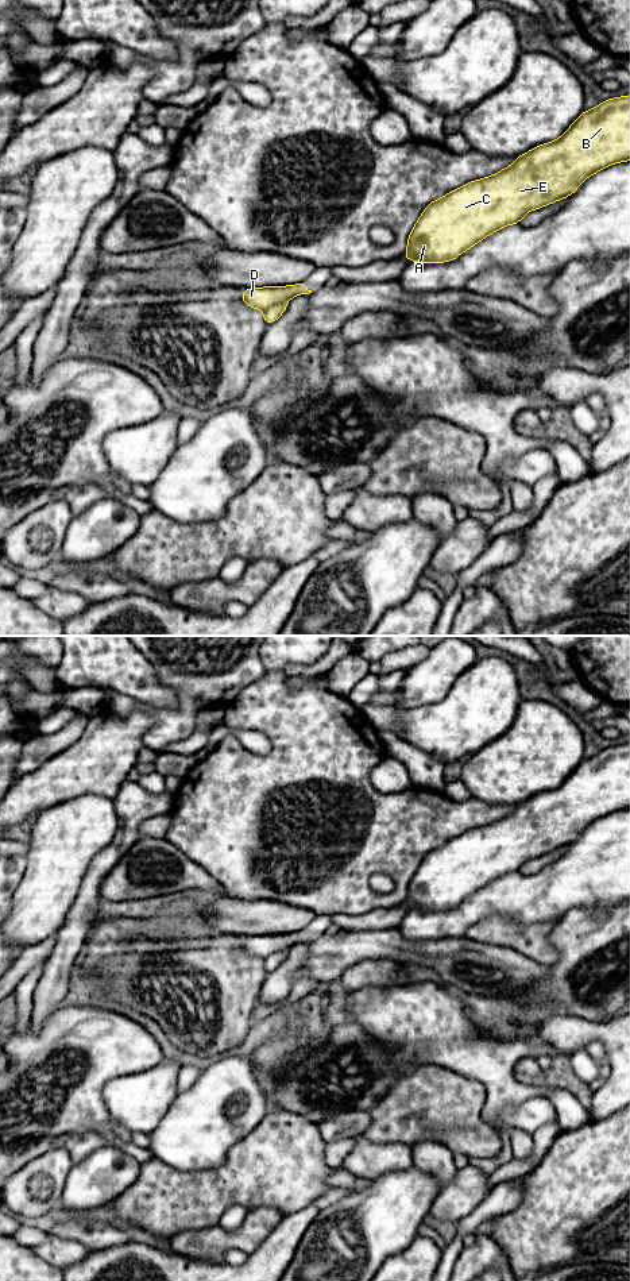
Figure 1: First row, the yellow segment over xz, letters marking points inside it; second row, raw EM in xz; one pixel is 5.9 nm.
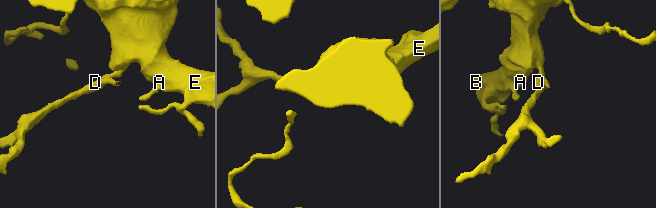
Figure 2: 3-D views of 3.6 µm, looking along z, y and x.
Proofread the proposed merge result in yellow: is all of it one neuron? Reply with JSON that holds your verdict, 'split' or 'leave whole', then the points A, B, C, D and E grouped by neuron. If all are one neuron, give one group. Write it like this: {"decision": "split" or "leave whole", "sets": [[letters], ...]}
{"decision": "split", "sets": [["A", "B", "C", "E"], ["D"]]}

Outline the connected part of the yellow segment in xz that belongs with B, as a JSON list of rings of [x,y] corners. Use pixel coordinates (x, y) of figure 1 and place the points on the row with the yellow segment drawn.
[[[630,96],[584,111],[557,140],[428,204],[402,255],[409,262],[453,261],[495,231],[519,224],[530,211],[573,194],[596,171],[625,161],[630,161]]]

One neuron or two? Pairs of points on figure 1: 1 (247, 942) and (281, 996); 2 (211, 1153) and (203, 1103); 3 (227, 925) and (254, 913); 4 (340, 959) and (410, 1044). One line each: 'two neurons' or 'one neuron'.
1: two neurons
2: one neuron
3: one neuron
4: two neurons

